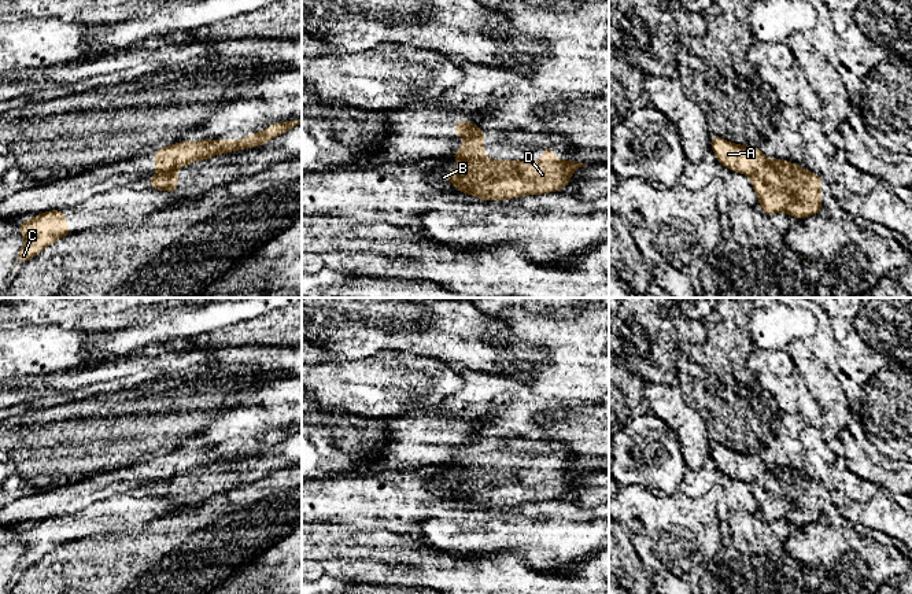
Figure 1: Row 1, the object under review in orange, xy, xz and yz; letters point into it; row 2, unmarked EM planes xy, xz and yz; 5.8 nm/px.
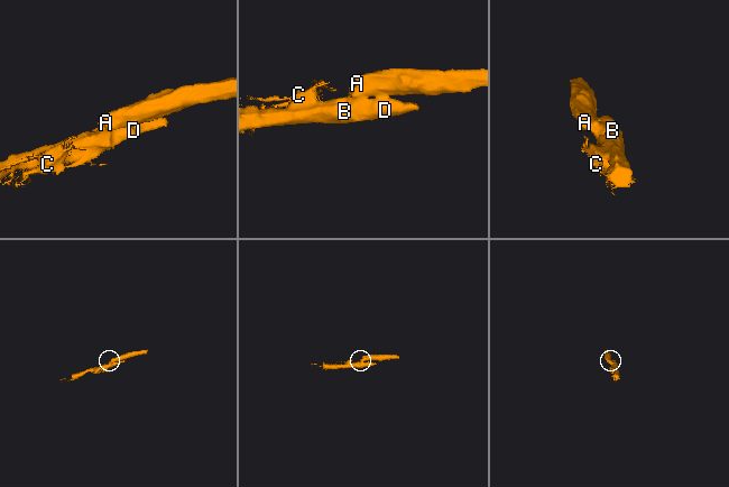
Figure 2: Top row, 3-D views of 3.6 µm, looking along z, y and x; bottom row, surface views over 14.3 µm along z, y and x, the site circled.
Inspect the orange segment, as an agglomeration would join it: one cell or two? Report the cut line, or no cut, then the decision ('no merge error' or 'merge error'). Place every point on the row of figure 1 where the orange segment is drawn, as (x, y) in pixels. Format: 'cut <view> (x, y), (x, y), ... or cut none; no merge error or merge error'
cut yz (768, 161), (752, 176); merge error

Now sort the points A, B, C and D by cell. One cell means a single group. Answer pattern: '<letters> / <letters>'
A / B C D

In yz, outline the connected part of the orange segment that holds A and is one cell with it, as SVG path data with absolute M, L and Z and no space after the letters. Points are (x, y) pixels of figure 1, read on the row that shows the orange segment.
M710 134L710 148L717 162L734 173L753 176L768 163L760 147L728 143L720 136Z

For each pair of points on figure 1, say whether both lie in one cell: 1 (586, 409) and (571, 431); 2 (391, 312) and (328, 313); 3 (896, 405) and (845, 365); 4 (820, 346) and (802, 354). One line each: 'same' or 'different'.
1: same
2: same
3: same
4: different

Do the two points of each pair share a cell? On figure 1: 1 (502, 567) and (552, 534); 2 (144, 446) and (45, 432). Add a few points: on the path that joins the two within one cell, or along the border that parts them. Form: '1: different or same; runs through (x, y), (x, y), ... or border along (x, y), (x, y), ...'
1: different; border along (484, 556), (516, 553), (545, 574)
2: same; runs through (120, 441), (70, 441)

